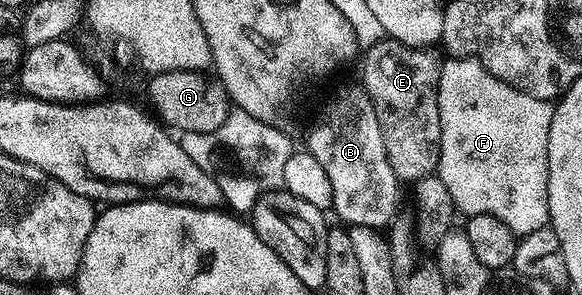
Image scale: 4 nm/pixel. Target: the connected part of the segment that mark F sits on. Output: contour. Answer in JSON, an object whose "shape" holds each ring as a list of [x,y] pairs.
{"shape":[[[464,57],[442,61],[440,83],[440,159],[436,176],[448,187],[459,214],[496,215],[512,227],[518,238],[532,235],[550,224],[548,211],[548,127],[552,127],[554,105],[536,99],[492,75],[480,62]]]}

